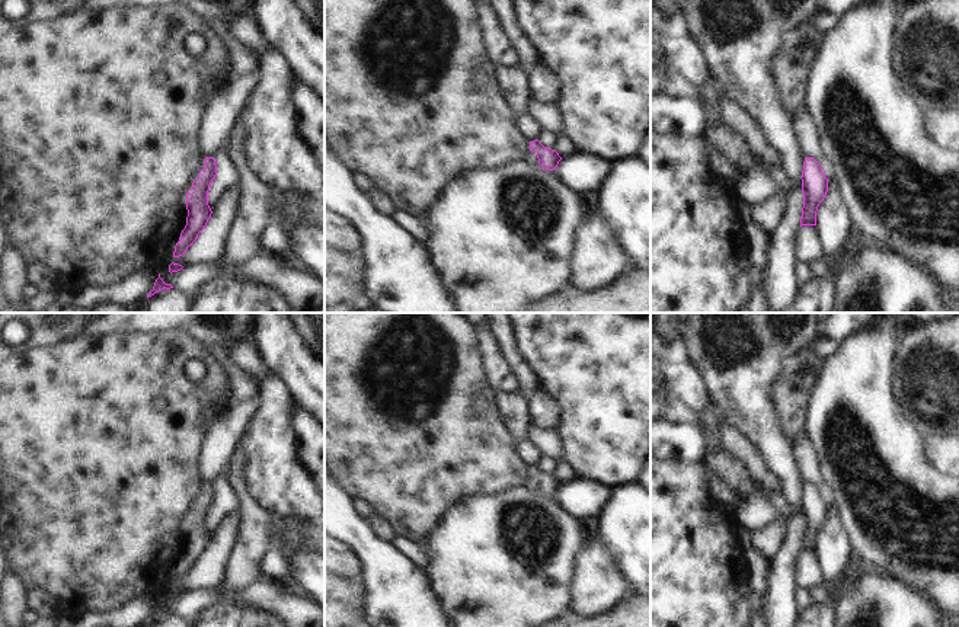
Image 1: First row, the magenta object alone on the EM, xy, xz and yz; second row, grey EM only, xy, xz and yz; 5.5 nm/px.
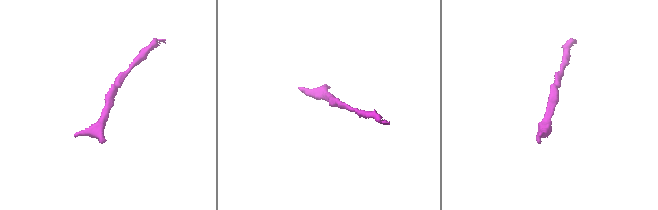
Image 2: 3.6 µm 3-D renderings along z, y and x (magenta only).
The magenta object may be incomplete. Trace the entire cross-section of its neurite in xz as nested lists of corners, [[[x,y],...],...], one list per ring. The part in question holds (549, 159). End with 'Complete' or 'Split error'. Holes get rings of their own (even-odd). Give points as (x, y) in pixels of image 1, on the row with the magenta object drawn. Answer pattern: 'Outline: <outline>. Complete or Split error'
Outline: [[[538,140],[530,141],[530,151],[537,156],[538,164],[546,170],[554,170],[562,160],[556,150],[544,147]]]. Complete

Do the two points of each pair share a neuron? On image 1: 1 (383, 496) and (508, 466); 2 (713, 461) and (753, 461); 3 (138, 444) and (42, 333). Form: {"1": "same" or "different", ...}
{"1": "same", "2": "different", "3": "different"}

